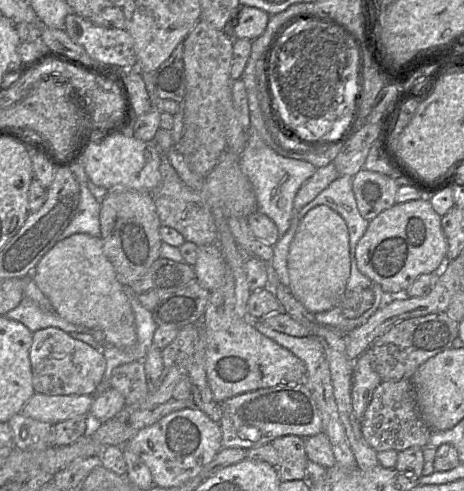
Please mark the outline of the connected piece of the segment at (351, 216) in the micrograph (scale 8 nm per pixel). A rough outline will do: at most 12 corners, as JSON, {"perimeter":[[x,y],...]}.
{"perimeter":[[341,175],[299,212],[300,220],[318,205],[346,222],[350,260],[369,221],[357,207],[353,176]]}

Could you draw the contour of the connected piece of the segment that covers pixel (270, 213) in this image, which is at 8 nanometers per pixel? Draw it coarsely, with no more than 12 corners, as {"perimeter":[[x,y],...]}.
{"perimeter":[[248,136],[240,168],[253,186],[257,212],[279,236],[293,201],[317,168],[285,158]]}

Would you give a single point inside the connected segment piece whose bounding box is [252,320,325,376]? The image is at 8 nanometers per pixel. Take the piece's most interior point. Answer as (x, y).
(310, 350)

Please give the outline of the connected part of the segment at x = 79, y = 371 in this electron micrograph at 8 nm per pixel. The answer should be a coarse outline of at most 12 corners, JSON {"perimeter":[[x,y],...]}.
{"perimeter":[[56,327],[33,333],[34,391],[93,395],[103,352]]}

